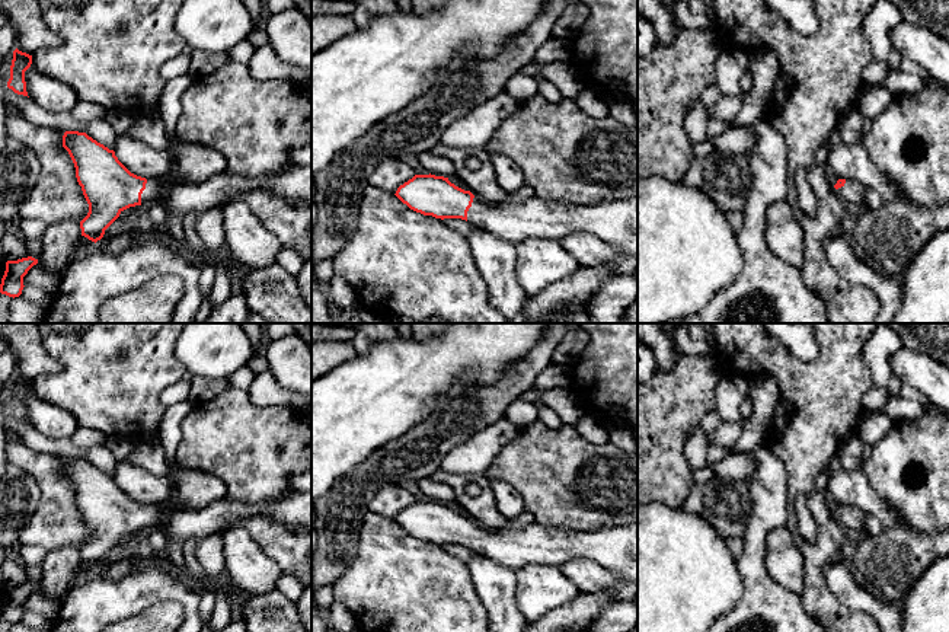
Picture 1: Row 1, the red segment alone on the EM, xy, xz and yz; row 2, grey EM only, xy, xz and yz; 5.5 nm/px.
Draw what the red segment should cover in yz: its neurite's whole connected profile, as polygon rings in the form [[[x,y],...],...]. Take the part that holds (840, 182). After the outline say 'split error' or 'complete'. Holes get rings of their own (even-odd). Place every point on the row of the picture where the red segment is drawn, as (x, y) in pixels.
[[[838,179],[834,188],[846,204],[865,204],[865,186],[860,182],[853,179]]] | split error

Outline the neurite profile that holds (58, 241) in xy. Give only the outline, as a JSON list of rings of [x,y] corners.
[[[63,220],[45,226],[41,236],[42,252],[38,264],[58,277],[74,261],[73,255],[82,237],[79,220]]]

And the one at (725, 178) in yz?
[[[715,150],[693,162],[680,181],[707,194],[722,211],[742,211],[751,185],[751,170],[745,154]]]

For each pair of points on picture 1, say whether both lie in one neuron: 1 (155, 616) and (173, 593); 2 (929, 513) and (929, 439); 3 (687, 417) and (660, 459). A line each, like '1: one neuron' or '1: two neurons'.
1: two neurons
2: one neuron
3: one neuron

